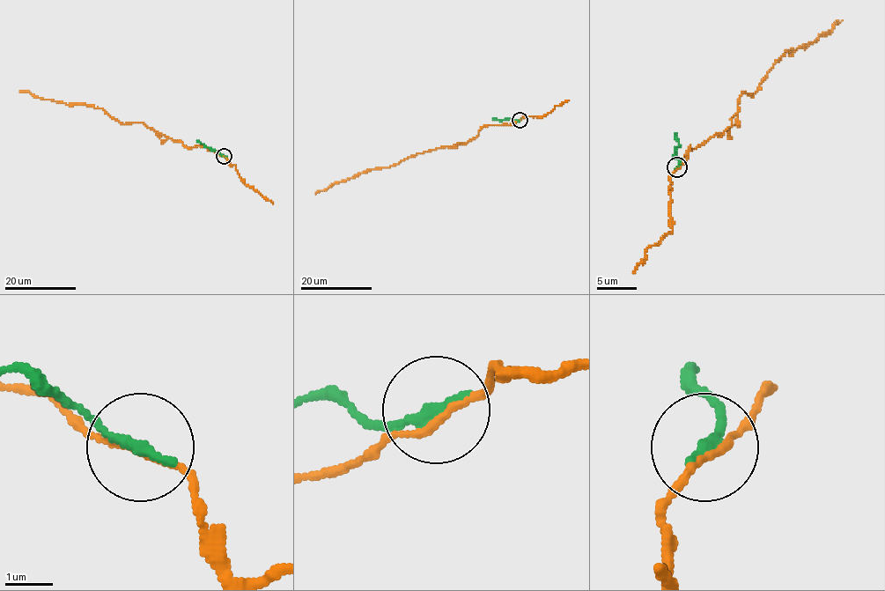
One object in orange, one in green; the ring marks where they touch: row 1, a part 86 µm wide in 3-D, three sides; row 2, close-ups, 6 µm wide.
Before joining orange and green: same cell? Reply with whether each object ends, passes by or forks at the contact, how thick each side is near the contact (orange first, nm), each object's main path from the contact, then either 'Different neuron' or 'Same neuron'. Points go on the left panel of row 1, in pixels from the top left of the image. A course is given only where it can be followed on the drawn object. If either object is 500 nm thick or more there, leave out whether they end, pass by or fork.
At the ring orange passes by. At the ring green ends. Thickness 140 nm (orange) against 280 nm. Course of orange: (224, 156), (200, 145), (185, 147), (142, 122), (121, 123), (92, 105), (65, 104), (19, 90). Course of green: (224, 156), (197, 140). Different neuron

